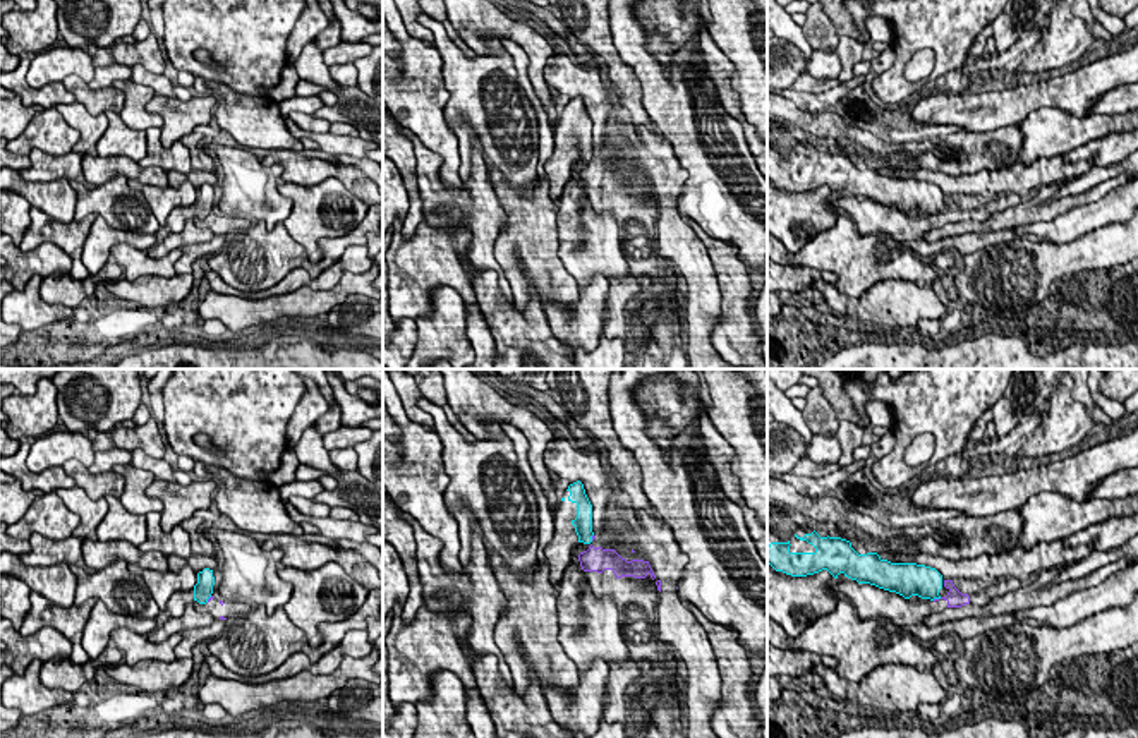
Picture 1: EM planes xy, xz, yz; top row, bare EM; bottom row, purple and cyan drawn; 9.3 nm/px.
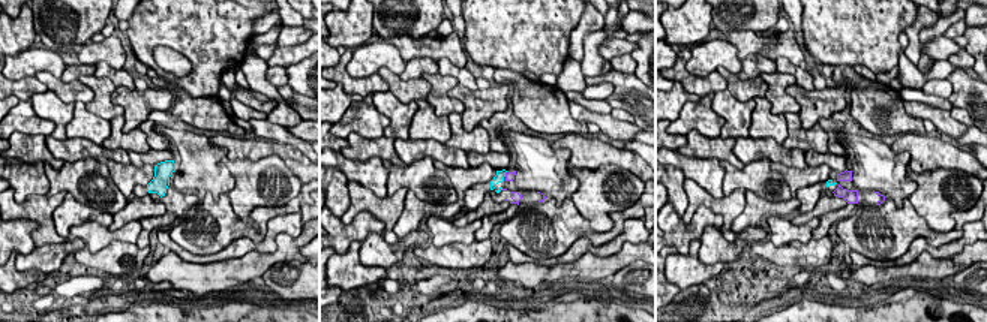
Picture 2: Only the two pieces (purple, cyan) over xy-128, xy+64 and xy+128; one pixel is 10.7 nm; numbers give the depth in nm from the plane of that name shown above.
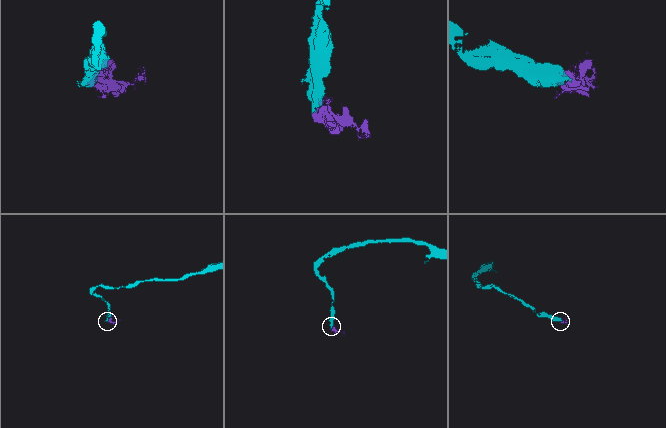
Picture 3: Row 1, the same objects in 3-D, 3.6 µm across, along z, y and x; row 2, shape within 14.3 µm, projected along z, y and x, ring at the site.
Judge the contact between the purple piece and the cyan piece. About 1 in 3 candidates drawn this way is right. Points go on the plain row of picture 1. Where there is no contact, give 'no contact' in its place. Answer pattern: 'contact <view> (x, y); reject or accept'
contact yz (936, 215); reject

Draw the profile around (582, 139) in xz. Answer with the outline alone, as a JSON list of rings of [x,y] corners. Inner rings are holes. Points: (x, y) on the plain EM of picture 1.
[[[580,96],[570,100],[560,113],[554,129],[554,151],[551,160],[544,165],[549,180],[549,197],[554,203],[561,199],[563,187],[575,170],[573,158],[570,156],[573,148],[578,151],[578,158],[592,158],[592,120]]]

